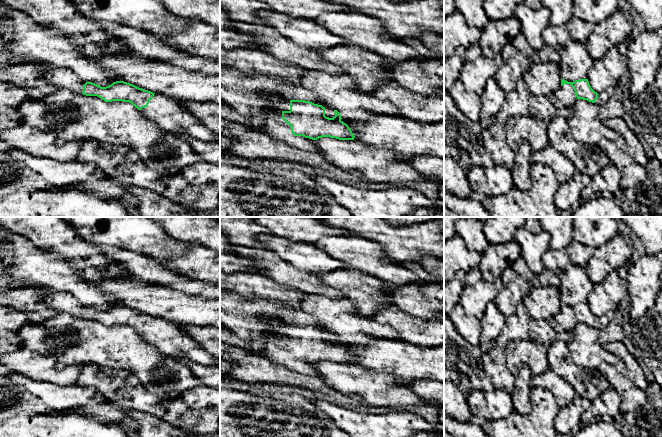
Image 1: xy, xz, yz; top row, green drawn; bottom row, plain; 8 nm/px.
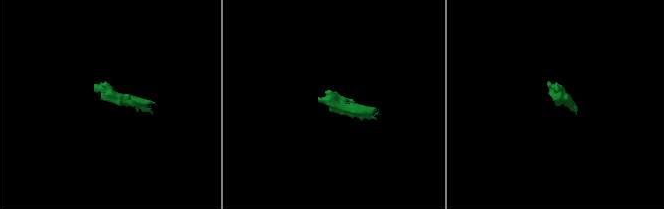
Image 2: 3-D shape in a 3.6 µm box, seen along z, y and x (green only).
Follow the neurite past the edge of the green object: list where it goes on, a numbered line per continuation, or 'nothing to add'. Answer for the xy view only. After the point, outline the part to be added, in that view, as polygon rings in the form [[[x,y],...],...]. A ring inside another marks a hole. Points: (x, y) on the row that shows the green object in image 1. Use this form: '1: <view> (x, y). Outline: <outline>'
1: xy (58, 77). Outline: [[[35,63],[42,71],[42,79],[50,85],[61,89],[66,88],[74,93],[82,94],[83,85],[86,83],[73,71],[67,68],[53,67],[45,63]]]
2: xy (171, 117). Outline: [[[155,93],[148,106],[139,111],[166,132],[186,134],[205,142],[220,140],[219,135],[166,95]]]

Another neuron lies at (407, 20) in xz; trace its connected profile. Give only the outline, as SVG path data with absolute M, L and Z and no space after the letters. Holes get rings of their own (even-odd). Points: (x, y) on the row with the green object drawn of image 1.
M329 0L348 6L351 10L365 13L380 20L389 33L396 37L420 39L424 30L444 34L444 0L412 0L395 3L391 0Z

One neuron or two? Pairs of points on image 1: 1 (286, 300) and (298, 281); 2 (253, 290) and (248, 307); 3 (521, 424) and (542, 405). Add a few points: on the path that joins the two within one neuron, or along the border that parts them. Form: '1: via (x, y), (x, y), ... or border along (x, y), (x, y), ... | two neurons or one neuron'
1: border along (271, 280), (302, 291), (305, 294) | two neurons
2: border along (230, 290), (247, 299), (264, 298), (274, 302) | two neurons
3: via (526, 422), (538, 410) | one neuron

